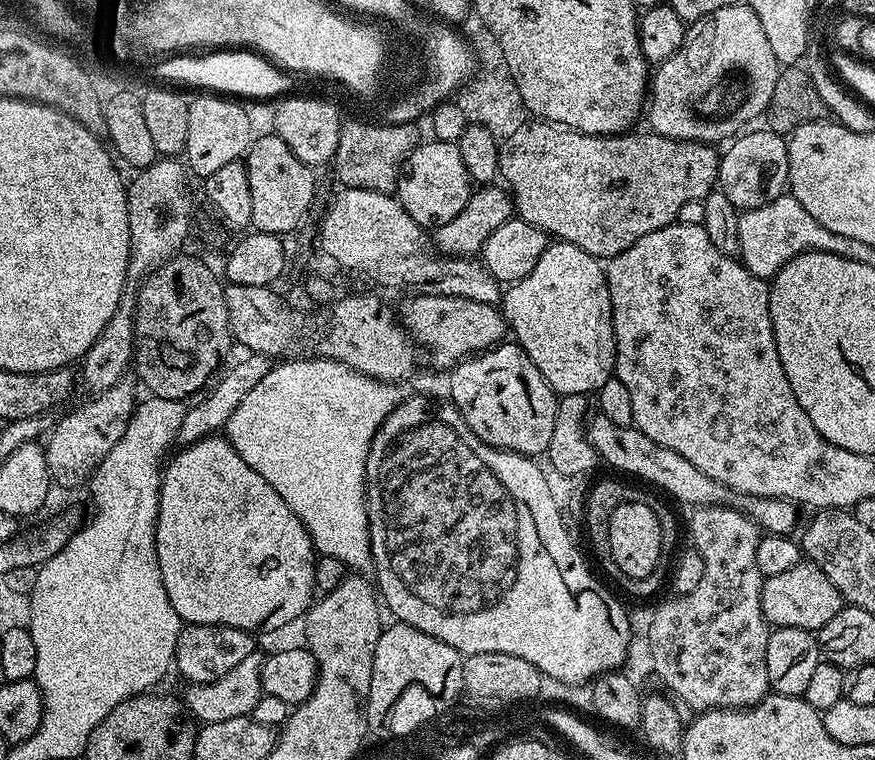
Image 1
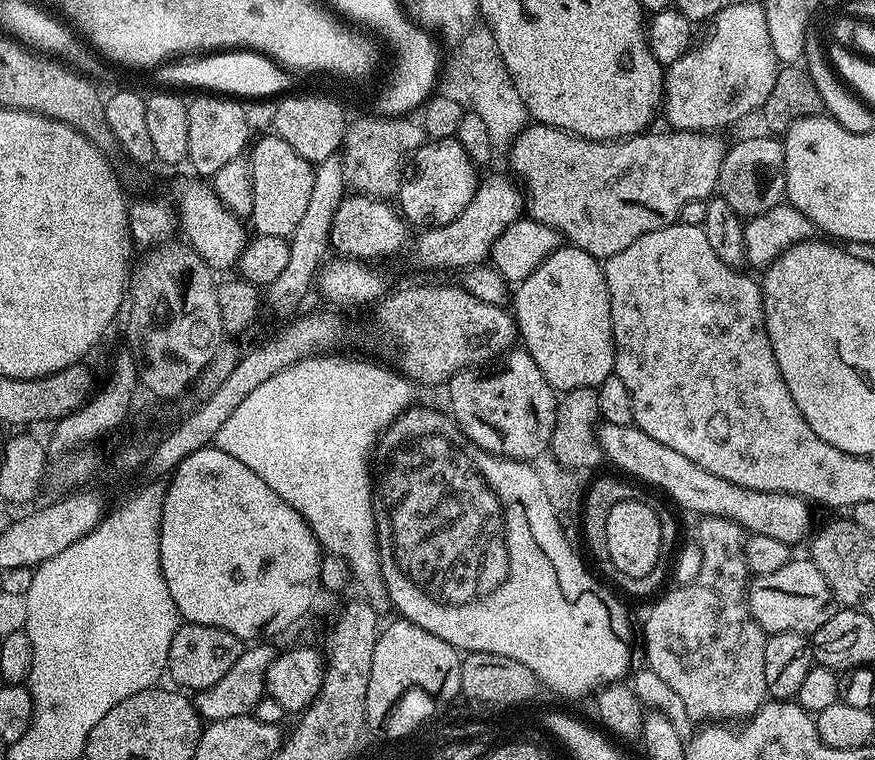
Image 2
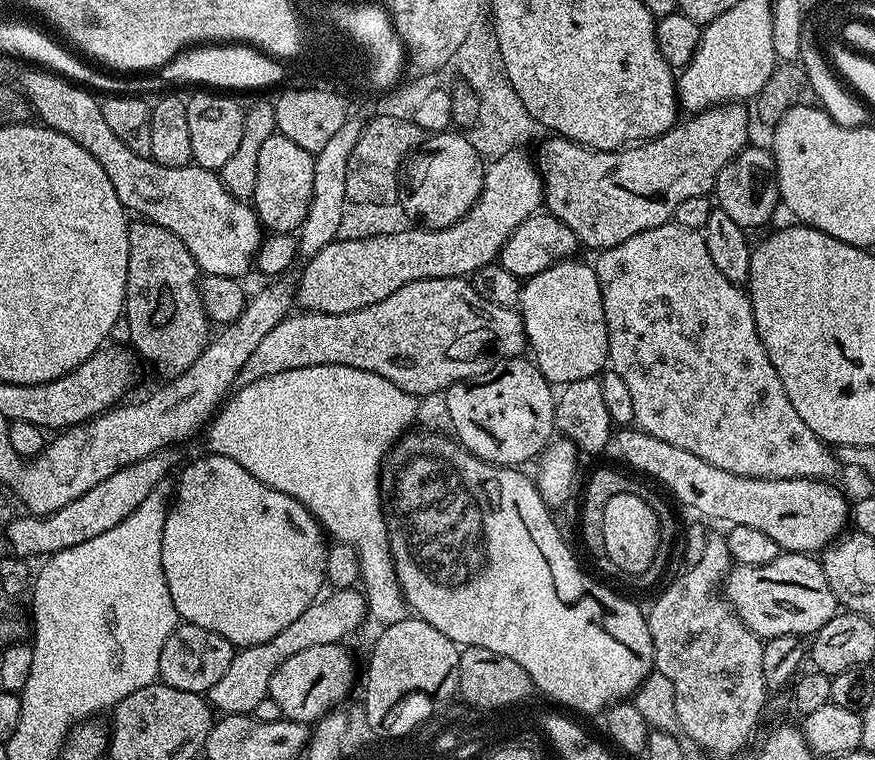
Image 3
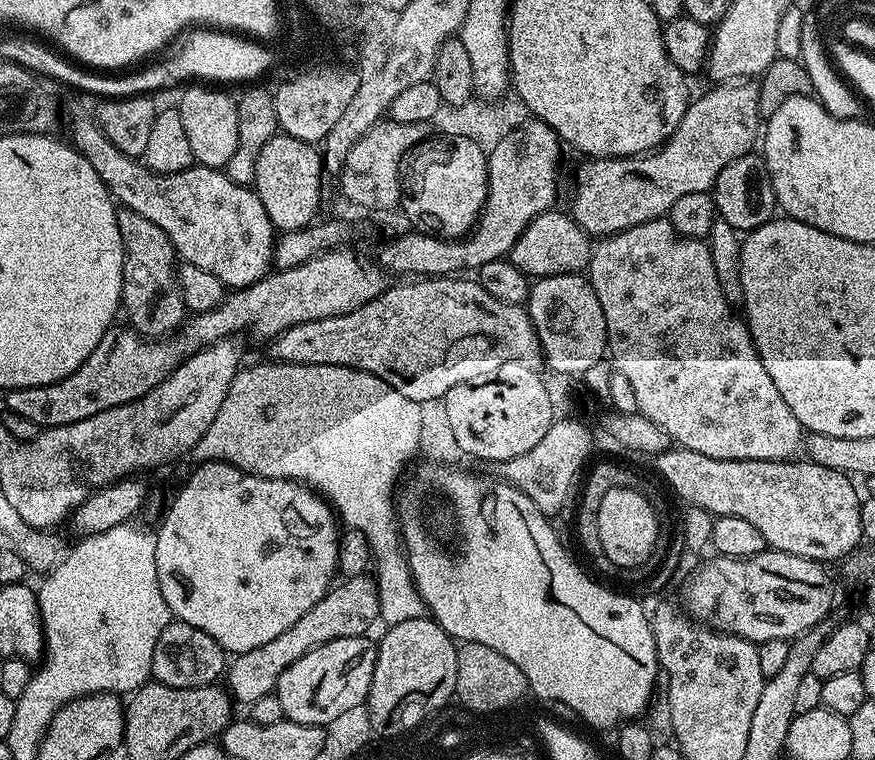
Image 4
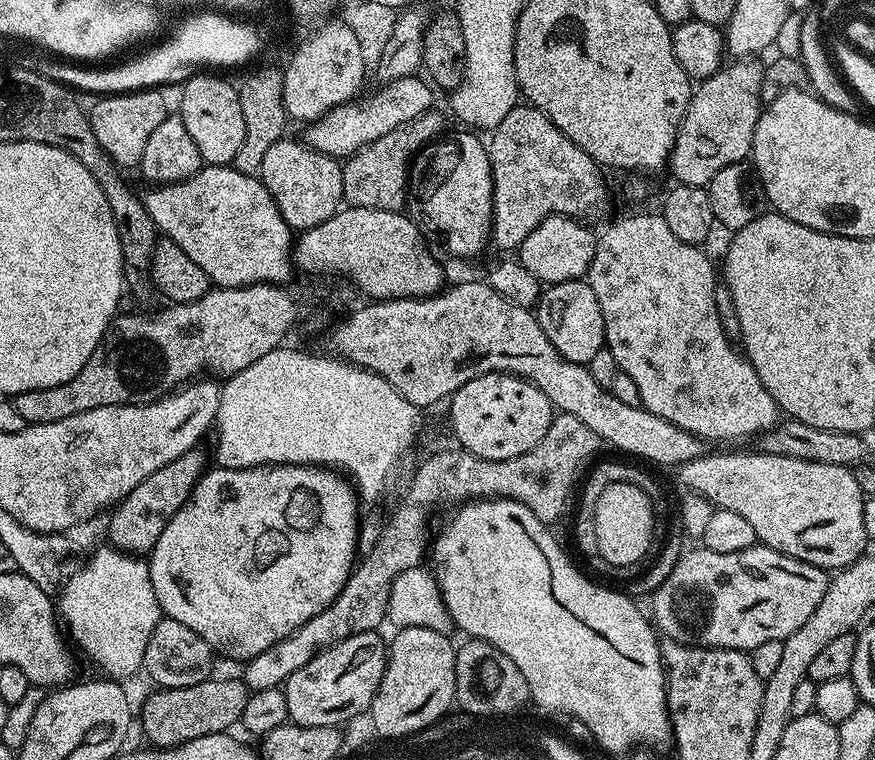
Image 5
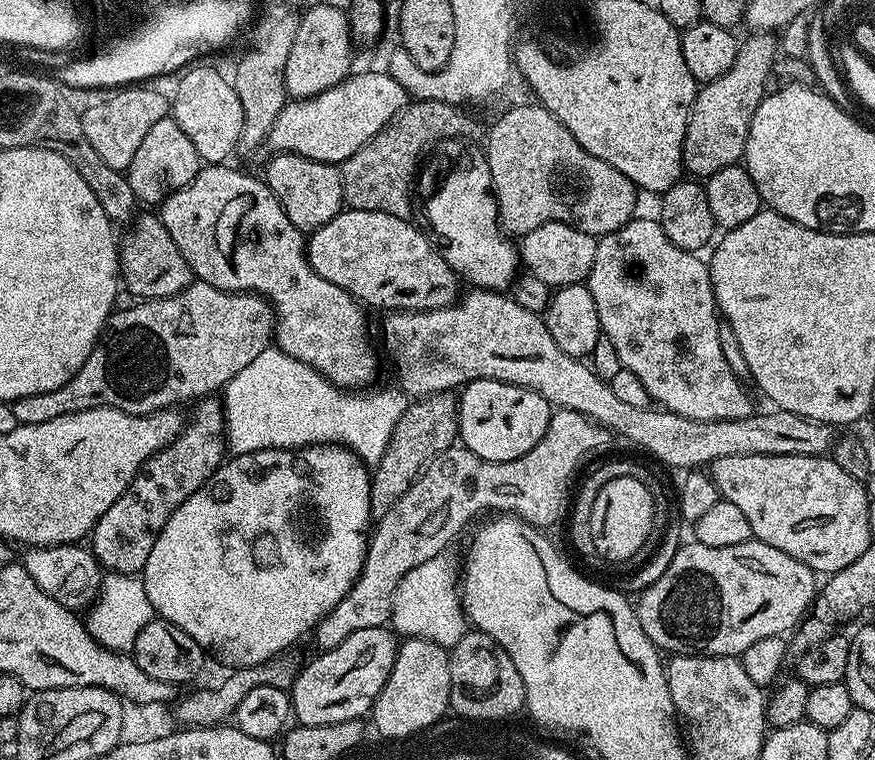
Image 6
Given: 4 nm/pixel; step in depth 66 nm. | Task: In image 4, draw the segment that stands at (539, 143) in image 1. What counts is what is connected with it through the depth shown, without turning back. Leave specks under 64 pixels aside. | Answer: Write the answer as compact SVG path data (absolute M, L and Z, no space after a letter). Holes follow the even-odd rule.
M720 82L709 92L704 92L700 100L689 103L682 122L670 134L670 138L659 148L639 156L606 156L588 158L576 172L576 185L572 188L572 208L570 215L576 225L592 238L613 236L615 232L630 230L630 226L642 226L647 220L667 217L670 206L682 194L712 192L718 174L738 158L753 151L752 143L757 143L758 129L762 117L758 110L758 87L752 82Z

